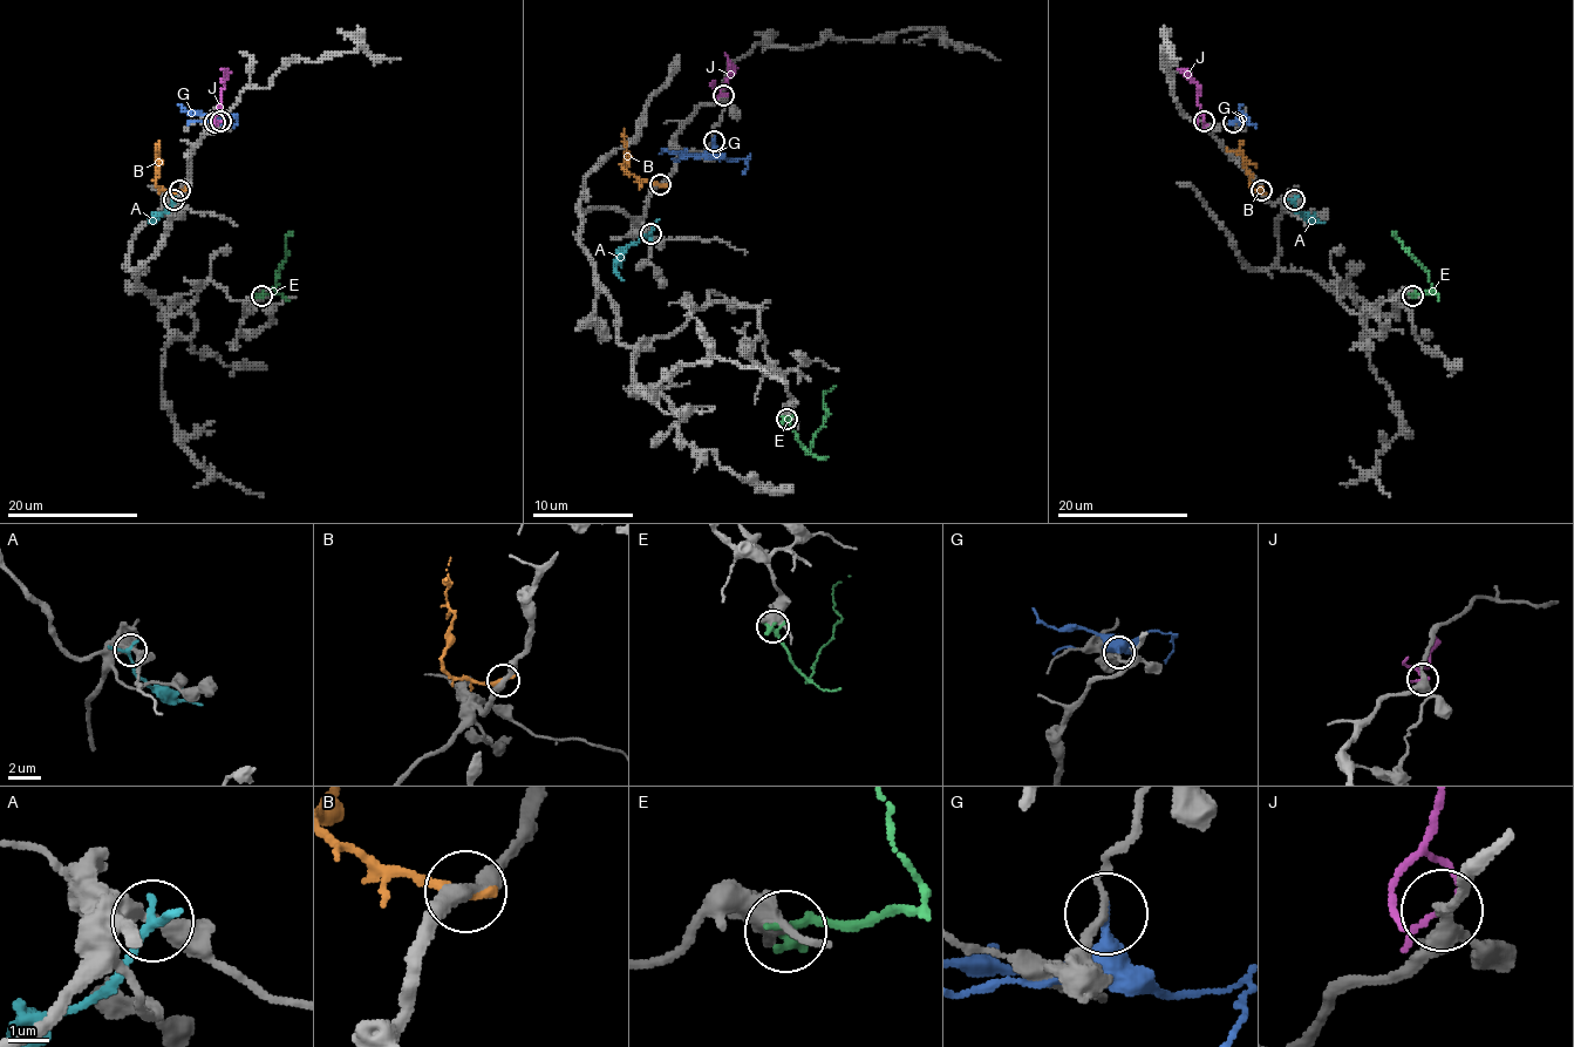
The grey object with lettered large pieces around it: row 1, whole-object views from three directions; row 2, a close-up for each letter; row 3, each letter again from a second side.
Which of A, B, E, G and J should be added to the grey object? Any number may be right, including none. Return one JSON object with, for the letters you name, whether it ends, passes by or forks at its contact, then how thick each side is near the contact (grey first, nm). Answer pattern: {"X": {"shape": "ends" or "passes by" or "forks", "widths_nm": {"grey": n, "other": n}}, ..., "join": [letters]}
{"join": []}

